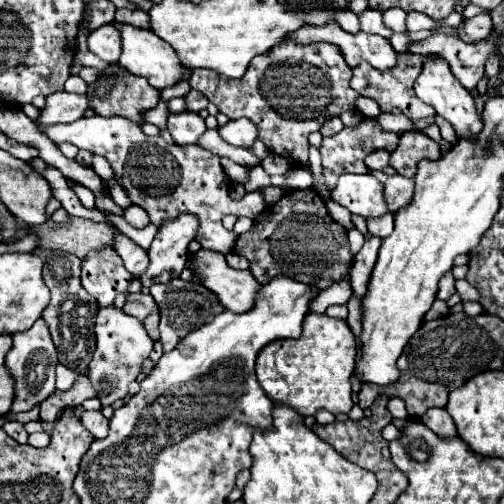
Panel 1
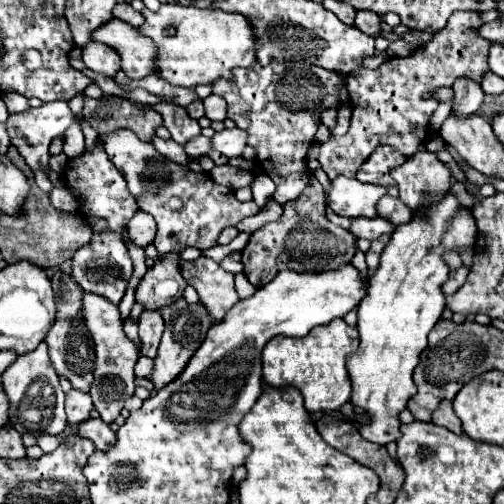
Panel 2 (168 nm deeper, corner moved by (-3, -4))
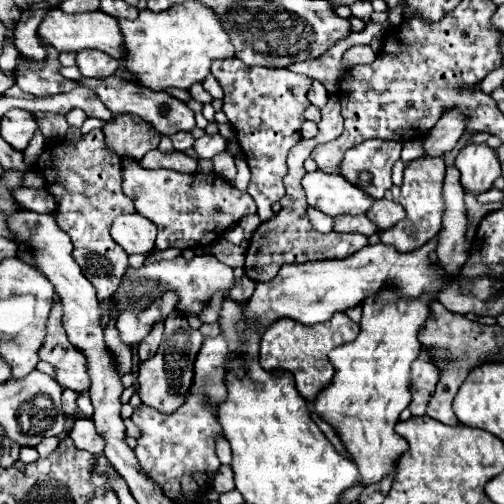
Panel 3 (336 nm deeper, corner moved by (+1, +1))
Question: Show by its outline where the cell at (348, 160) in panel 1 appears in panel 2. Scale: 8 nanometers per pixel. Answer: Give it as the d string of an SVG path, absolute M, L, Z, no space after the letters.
M460 11L460 13L452 13L452 17L448 19L448 25L434 35L434 39L412 51L408 57L390 57L386 59L378 69L356 69L356 73L350 73L346 77L346 89L348 95L354 103L352 109L352 121L350 121L350 129L346 135L340 137L330 137L326 143L320 145L320 155L318 161L322 165L322 169L326 171L326 175L330 179L336 179L340 175L344 177L356 177L358 167L372 155L372 151L380 145L390 145L396 151L404 153L406 157L414 155L418 151L418 125L426 127L430 123L430 117L436 109L436 101L424 97L424 93L434 91L436 87L450 87L456 77L472 77L476 81L480 81L480 77L488 71L488 47L490 41L482 39L478 35L478 27L482 25L478 13L474 11Z

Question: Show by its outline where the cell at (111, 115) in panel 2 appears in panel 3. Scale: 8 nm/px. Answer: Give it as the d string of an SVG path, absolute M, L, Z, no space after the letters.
M116 116L112 122L106 122L104 136L106 136L106 148L120 158L128 156L128 160L142 160L146 152L156 150L160 144L160 134L148 122L138 120L134 116Z

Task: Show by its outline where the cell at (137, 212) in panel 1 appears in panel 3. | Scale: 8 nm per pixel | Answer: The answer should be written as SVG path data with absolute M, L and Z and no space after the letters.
M138 212L124 214L112 222L110 234L128 254L144 254L154 248L156 226Z

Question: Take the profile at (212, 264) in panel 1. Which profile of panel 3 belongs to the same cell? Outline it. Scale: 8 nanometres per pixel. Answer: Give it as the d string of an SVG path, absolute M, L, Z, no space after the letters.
M212 254L208 256L194 256L192 260L184 260L182 256L174 258L174 260L156 260L152 264L146 264L142 268L128 268L124 280L120 282L120 288L116 290L116 294L110 296L112 302L122 302L124 300L154 300L158 296L162 296L168 290L174 290L178 294L178 310L180 312L194 312L198 314L202 308L206 308L206 304L210 302L210 298L220 290L224 294L228 294L230 286L234 282L234 270L228 268L226 264L220 264L218 258L214 258Z

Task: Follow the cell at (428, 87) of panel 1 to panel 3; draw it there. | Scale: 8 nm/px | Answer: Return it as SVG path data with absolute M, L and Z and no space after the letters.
M486 144L464 146L456 156L456 168L462 172L464 190L474 196L488 192L500 176L498 156Z

